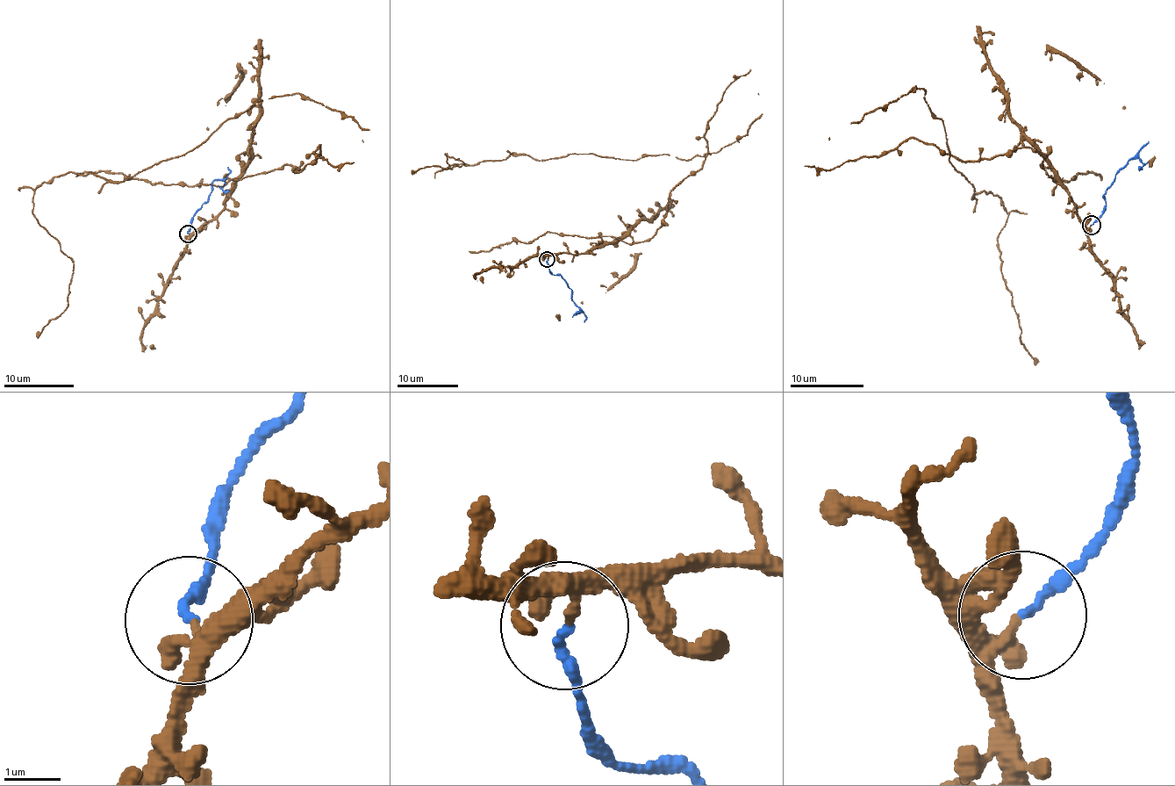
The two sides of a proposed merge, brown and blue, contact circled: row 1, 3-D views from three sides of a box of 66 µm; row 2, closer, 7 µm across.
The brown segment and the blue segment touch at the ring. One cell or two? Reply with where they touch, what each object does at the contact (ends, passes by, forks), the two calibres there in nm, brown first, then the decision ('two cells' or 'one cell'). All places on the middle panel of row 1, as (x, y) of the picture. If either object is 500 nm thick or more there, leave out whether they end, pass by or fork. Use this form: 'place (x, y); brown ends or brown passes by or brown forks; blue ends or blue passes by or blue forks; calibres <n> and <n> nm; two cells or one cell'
place (547, 259); brown forks; blue ends; calibres 120 and 160 nm; two cells

